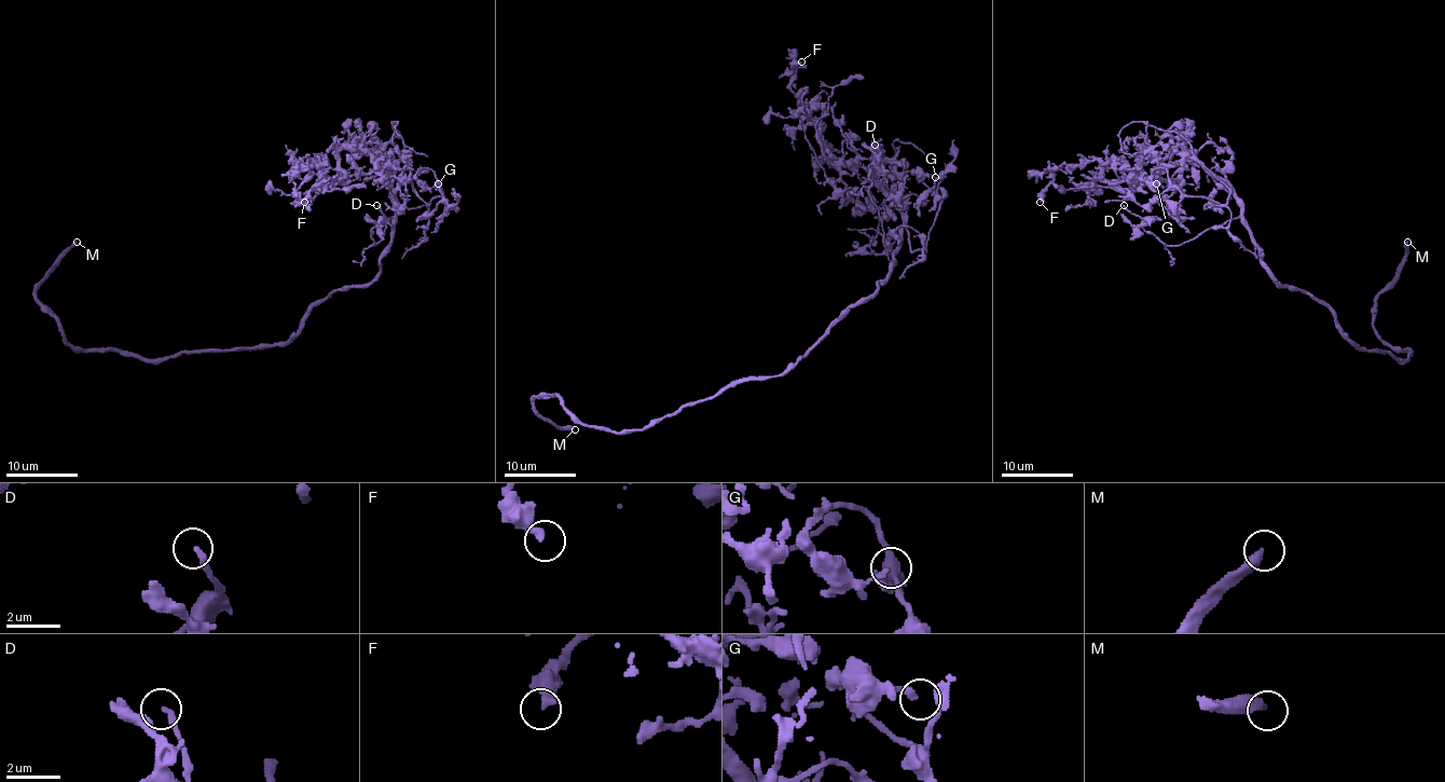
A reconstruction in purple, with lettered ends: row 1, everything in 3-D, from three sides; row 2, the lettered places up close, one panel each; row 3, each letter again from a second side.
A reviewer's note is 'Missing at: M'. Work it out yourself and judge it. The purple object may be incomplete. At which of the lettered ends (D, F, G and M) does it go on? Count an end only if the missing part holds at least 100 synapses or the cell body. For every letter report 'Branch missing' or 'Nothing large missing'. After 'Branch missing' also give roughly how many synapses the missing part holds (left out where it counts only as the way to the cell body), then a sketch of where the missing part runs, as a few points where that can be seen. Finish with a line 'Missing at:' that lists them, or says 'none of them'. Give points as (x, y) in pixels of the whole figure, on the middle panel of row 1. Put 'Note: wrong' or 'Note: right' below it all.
D: Nothing large missing
F: Nothing large missing
G: Nothing large missing
M: Branch missing. Roughly 2000 synapses
Missing at: M
Note: right

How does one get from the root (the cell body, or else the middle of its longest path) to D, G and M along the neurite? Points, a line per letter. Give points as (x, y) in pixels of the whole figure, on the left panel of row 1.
D: (340, 289), (365, 286), (379, 273), (391, 218), (372, 245), (372, 229), (382, 218), (376, 205)
G: (340, 289), (379, 273), (402, 175), (427, 204), (441, 186), (418, 172), (438, 183)
M: (340, 289), (319, 300), (286, 341), (272, 345), (155, 359), (74, 351), (36, 286), (77, 242)

